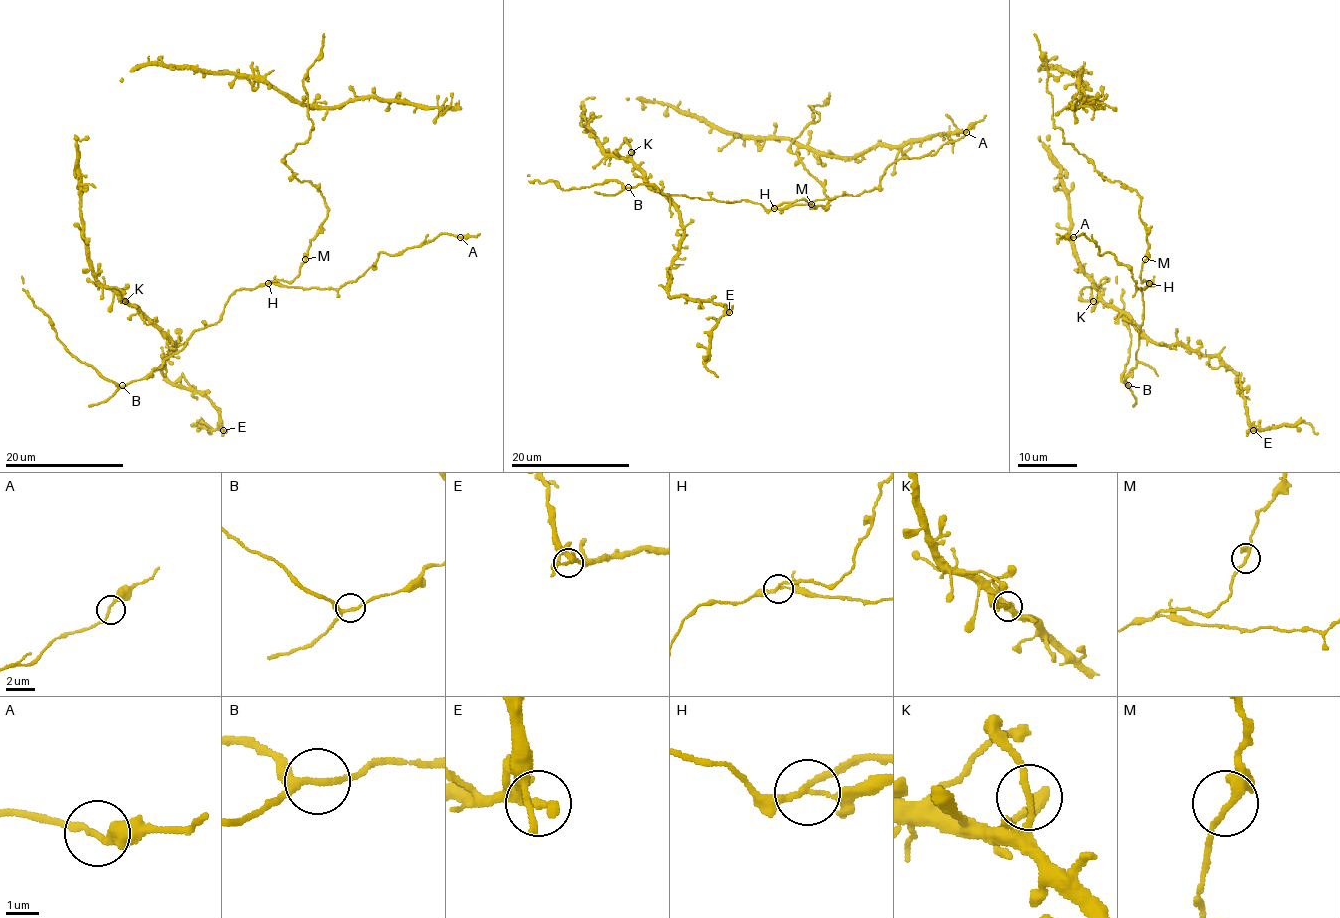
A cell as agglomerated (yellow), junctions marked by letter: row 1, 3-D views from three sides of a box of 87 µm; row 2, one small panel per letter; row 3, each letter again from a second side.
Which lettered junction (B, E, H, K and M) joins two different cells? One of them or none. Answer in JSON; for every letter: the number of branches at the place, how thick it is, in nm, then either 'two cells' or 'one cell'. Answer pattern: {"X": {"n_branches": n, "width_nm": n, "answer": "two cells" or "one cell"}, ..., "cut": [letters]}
{"B": {"n_branches": 3, "width_nm": 200, "answer": "one cell"}, "E": {"n_branches": 3, "width_nm": 240, "answer": "one cell"}, "H": {"n_branches": 3, "width_nm": 170, "answer": "two cells"}, "K": {"n_branches": 2, "width_nm": 180, "answer": "one cell"}, "M": {"n_branches": 2, "width_nm": 200, "answer": "one cell"}, "cut": ["H"]}

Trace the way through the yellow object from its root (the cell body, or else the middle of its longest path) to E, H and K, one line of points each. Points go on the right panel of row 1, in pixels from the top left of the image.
E: (1146, 259), (1140, 278), (1151, 284), (1140, 290), (1137, 351), (1154, 341), (1219, 357), (1237, 375), (1253, 430)
H: (1146, 259), (1140, 269), (1140, 278), (1149, 283)
K: (1146, 259), (1140, 278), (1151, 284), (1140, 290), (1137, 351), (1146, 345), (1124, 313), (1093, 301)

